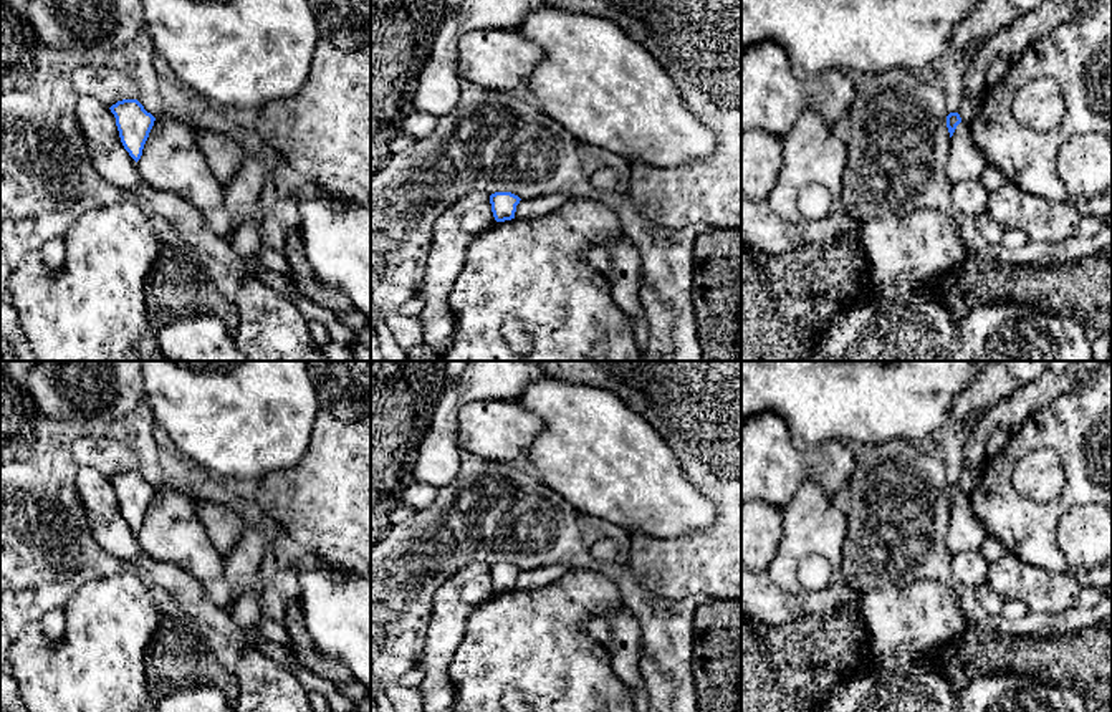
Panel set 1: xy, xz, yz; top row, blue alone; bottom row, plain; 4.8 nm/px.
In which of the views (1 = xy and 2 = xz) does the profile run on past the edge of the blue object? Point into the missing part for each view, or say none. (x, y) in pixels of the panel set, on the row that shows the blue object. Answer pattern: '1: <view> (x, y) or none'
1: none
2: none

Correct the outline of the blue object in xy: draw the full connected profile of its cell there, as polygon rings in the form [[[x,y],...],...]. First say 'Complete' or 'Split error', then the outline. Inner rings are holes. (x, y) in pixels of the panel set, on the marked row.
Complete. [[[137,99],[117,101],[109,109],[116,118],[116,126],[124,149],[137,162],[142,156],[144,144],[156,118],[147,113]]]

